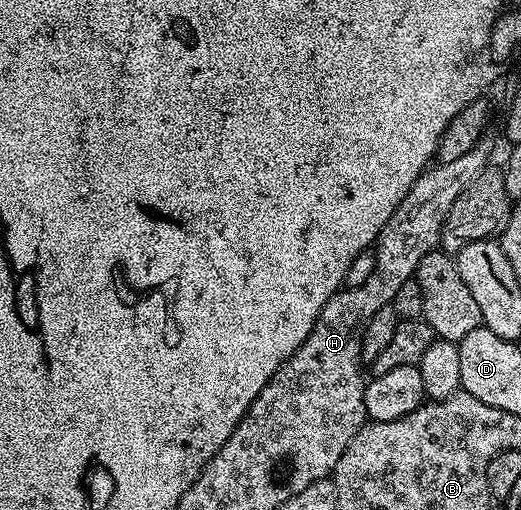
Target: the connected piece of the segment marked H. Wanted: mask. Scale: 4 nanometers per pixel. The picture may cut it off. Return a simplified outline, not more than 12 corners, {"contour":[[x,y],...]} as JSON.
{"contour":[[483,137],[430,166],[375,244],[375,269],[323,305],[307,341],[247,409],[333,391],[367,422],[361,338],[427,253],[490,162]]}

